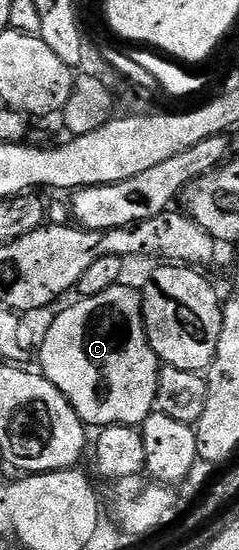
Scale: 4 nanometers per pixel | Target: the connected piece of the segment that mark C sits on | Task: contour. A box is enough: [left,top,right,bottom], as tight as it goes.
[37,283,161,429]

